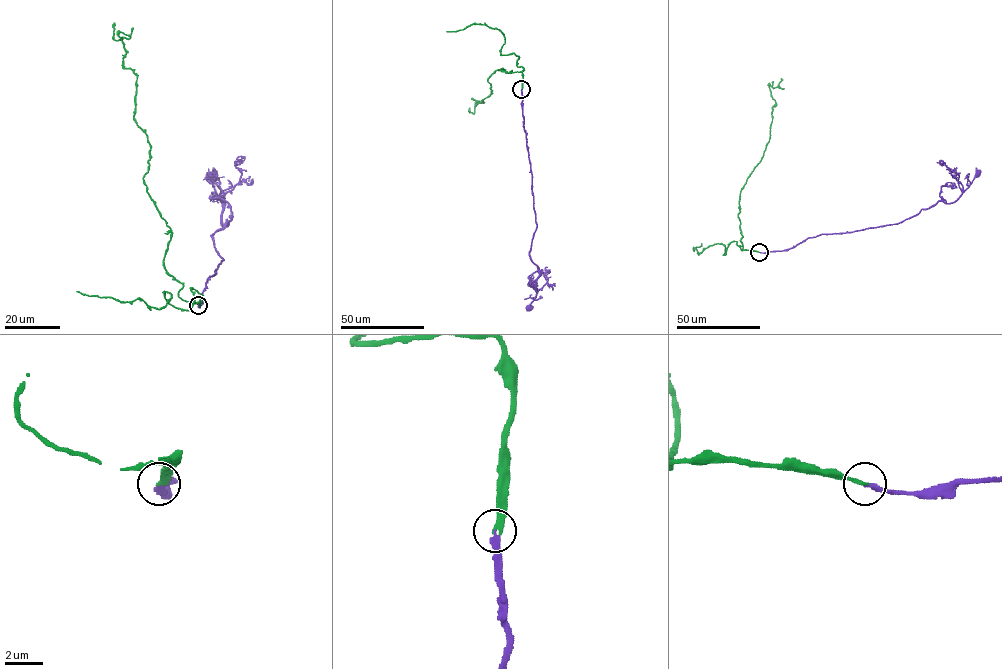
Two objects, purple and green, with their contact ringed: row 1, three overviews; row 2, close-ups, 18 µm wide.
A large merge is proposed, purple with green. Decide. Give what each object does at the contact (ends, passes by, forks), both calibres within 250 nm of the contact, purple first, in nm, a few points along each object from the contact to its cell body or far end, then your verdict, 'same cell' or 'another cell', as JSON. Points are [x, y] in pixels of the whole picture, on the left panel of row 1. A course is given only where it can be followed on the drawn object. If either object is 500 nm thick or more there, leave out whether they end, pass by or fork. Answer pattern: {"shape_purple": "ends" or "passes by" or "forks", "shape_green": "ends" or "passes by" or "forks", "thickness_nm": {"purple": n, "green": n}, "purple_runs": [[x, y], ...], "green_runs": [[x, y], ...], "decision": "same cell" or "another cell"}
{"shape_purple": "ends", "shape_green": "ends", "thickness_nm": {"purple": 240, "green": 240}, "purple_runs": [[198, 305], [207, 280], [223, 260], [211, 236], [227, 224], [222, 225], [222, 203], [211, 175]], "green_runs": [[198, 305], [163, 263], [171, 230], [143, 180], [150, 145], [119, 34], [130, 37], [114, 40], [113, 23]], "decision": "same cell"}

